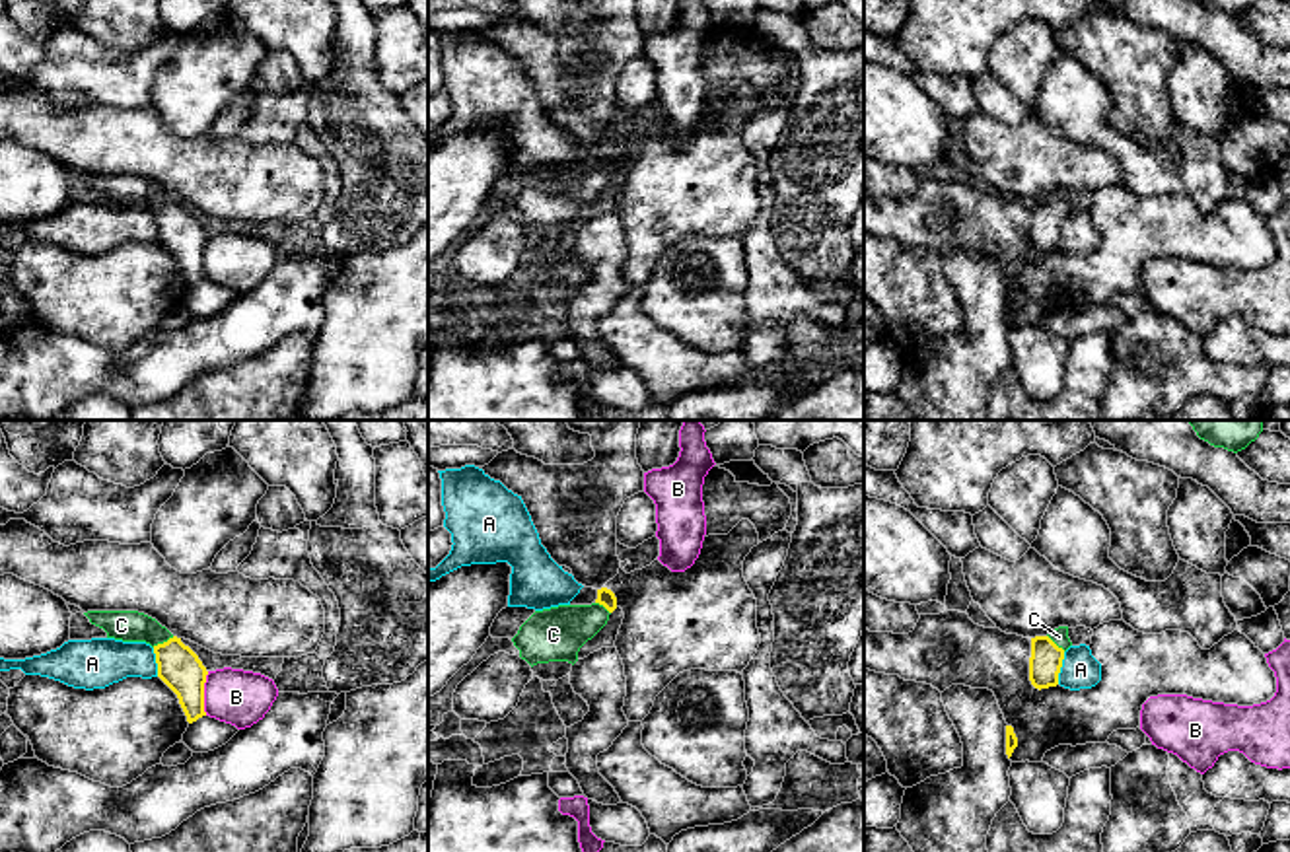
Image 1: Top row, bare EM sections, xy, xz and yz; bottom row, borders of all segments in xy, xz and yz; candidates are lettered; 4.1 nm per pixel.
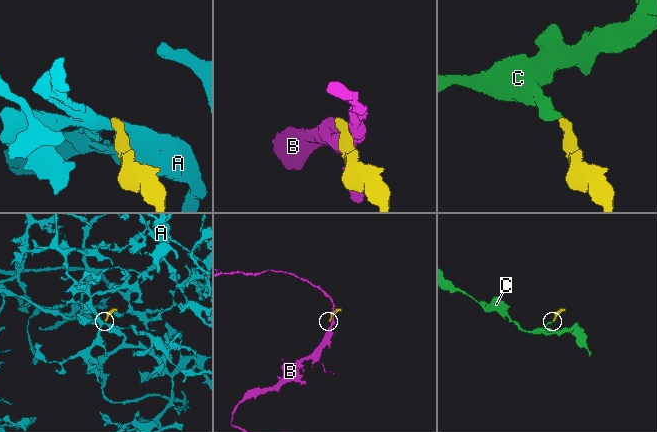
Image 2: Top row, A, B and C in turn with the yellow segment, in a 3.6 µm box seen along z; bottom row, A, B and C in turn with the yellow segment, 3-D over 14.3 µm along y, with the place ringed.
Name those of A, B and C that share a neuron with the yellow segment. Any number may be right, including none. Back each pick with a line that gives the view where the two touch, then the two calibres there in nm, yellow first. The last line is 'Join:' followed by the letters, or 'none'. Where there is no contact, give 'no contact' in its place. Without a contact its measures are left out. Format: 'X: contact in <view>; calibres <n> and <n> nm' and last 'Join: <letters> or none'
C: contact in xy; calibres 180 and 130 nm
Join: C

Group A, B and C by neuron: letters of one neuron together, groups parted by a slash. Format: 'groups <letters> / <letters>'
groups A / B / C

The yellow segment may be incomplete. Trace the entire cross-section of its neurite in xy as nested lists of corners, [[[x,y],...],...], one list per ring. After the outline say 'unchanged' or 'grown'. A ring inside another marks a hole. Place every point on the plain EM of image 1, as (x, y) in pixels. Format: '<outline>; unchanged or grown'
[[[88,175],[84,179],[91,189],[103,193],[107,202],[150,208],[156,218],[158,241],[177,259],[187,286],[193,288],[206,280],[204,247],[208,235],[181,202],[138,175]]]; grown

